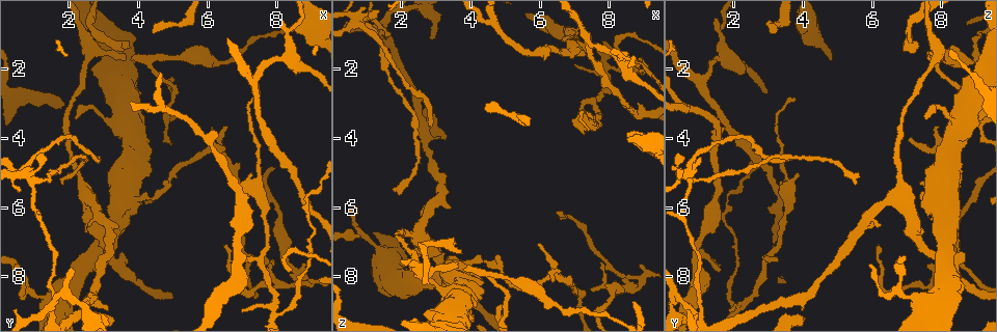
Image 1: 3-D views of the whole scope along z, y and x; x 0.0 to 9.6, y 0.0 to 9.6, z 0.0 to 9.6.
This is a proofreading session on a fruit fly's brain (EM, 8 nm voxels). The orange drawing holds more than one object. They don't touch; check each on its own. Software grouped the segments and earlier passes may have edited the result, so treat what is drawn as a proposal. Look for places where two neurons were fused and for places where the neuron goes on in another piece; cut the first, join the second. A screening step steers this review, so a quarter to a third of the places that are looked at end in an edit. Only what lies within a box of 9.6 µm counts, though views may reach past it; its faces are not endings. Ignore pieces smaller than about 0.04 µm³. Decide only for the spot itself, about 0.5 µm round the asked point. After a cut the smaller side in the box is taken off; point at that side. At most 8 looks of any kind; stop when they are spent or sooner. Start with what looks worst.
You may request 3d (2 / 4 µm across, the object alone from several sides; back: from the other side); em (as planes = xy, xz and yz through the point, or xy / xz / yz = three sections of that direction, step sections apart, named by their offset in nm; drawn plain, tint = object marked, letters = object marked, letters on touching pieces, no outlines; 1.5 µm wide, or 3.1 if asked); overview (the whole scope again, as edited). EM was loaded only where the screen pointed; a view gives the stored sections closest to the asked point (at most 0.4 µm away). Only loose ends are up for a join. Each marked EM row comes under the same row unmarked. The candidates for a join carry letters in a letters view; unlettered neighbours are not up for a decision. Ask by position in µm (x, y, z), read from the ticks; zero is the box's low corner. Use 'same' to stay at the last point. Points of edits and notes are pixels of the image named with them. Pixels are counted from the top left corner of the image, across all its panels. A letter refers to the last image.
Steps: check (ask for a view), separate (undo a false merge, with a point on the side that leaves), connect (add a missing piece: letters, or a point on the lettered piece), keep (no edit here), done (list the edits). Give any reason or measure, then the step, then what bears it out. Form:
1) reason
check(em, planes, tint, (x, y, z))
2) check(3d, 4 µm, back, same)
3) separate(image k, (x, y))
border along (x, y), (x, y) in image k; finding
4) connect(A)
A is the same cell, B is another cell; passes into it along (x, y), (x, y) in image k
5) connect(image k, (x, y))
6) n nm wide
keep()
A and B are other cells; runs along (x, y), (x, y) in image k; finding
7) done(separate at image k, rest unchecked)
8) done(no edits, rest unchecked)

tapers out
check(em, xz, step 8, letters, (7.35, 2.90, 3.80))

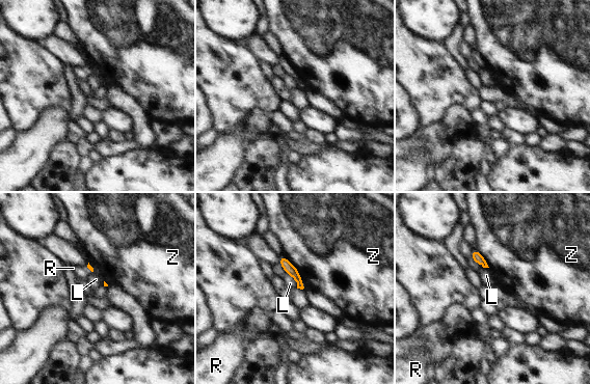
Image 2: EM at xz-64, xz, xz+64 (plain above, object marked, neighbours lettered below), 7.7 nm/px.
Z touches over 320 nm
keep()
L, R and Z are other cells; border along (287, 273), (295, 280), (297, 288) in image 2; no lettered piece goes on from it

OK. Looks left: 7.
free end
check(em, xy, step 4, letters, (2.85, 1.85, 8.95))

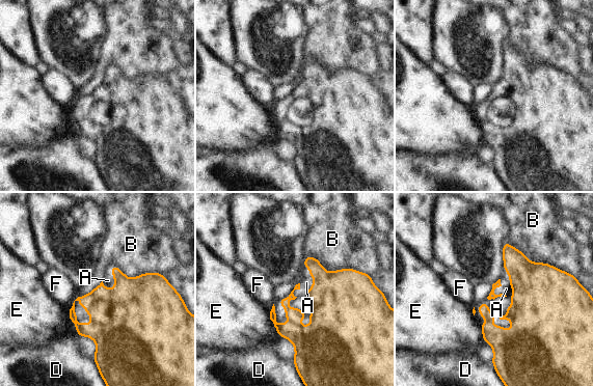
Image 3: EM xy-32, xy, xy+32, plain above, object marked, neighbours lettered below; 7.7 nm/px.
connect(A)
A is the same cell, B, D, E and F are other cells; passes into it along (341, 300), (314, 282), (306, 282) in image 3; it goes on there

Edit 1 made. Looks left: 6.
three-way junction
check(3d, 4 µm, (8.00, 9.05, 1.95))

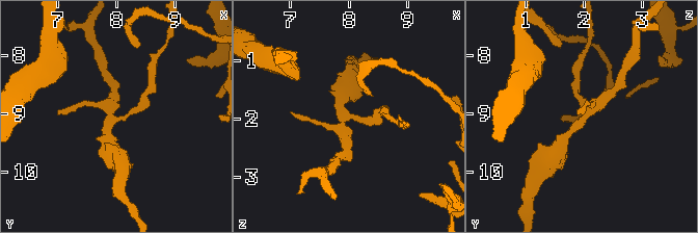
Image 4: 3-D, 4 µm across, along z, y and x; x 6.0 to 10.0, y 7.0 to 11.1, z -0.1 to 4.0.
shape alone is not enough
check(em, xz, step 8, tint, (8.00, 9.10, 2.00))

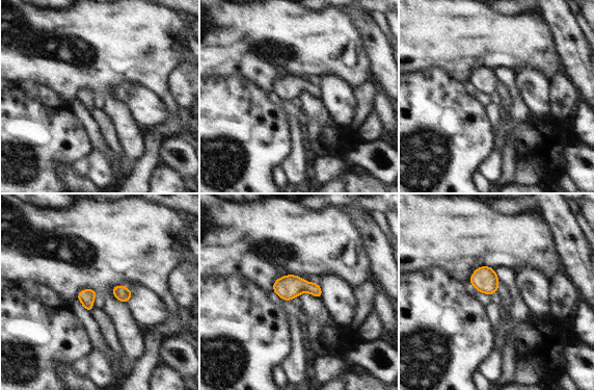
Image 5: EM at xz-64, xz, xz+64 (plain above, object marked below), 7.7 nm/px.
check(em, planes, letters, same)

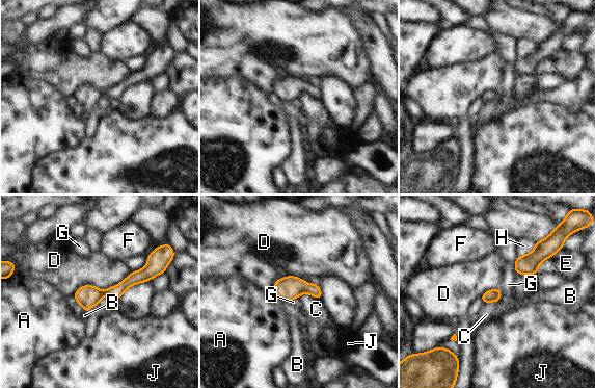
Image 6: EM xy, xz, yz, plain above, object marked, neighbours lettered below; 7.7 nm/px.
100 nm wide
keep()
A, B, C, D, E, F, G, H and J are other cells; border along (299, 296), (307, 292), (321, 300) in image 6; one neuron here

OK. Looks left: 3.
done(connect at image 3, rest unchecked)

